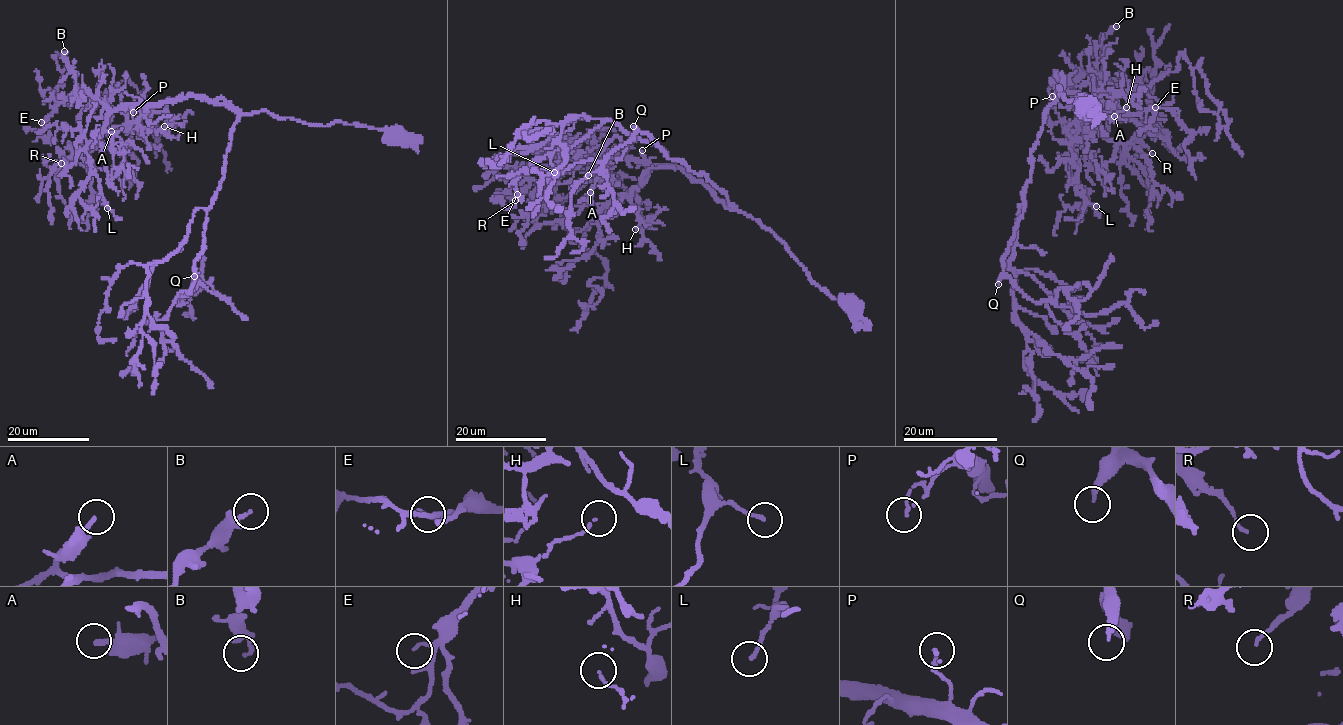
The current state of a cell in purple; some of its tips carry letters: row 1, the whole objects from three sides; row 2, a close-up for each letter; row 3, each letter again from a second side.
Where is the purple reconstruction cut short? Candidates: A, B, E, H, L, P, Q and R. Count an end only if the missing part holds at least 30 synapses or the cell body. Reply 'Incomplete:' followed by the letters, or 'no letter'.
Incomplete: Q

